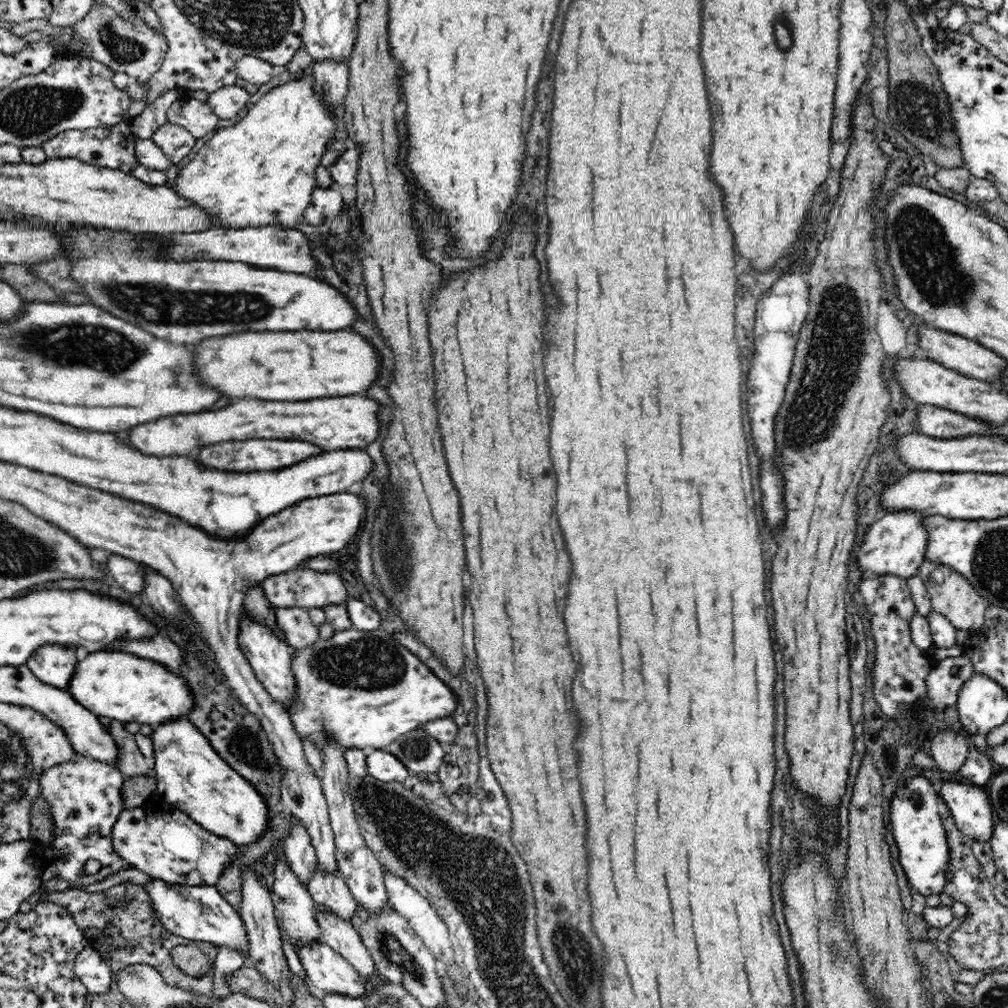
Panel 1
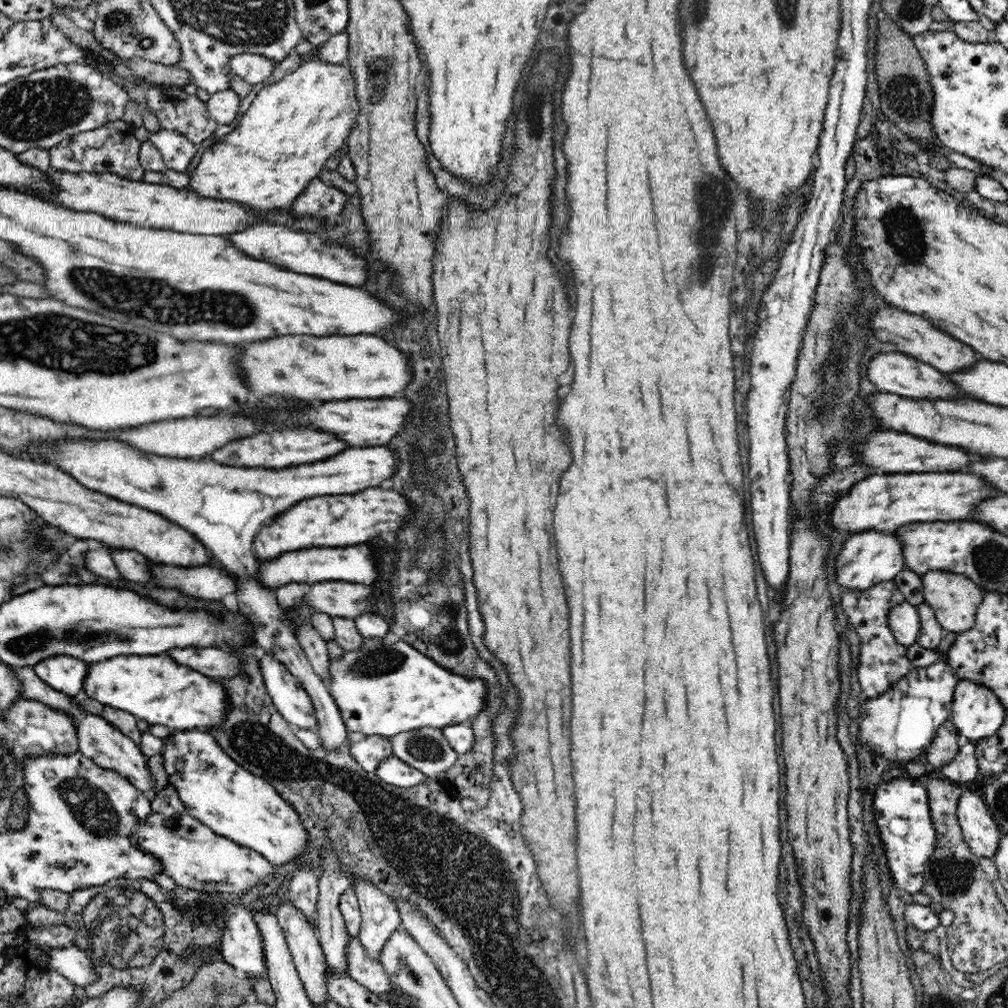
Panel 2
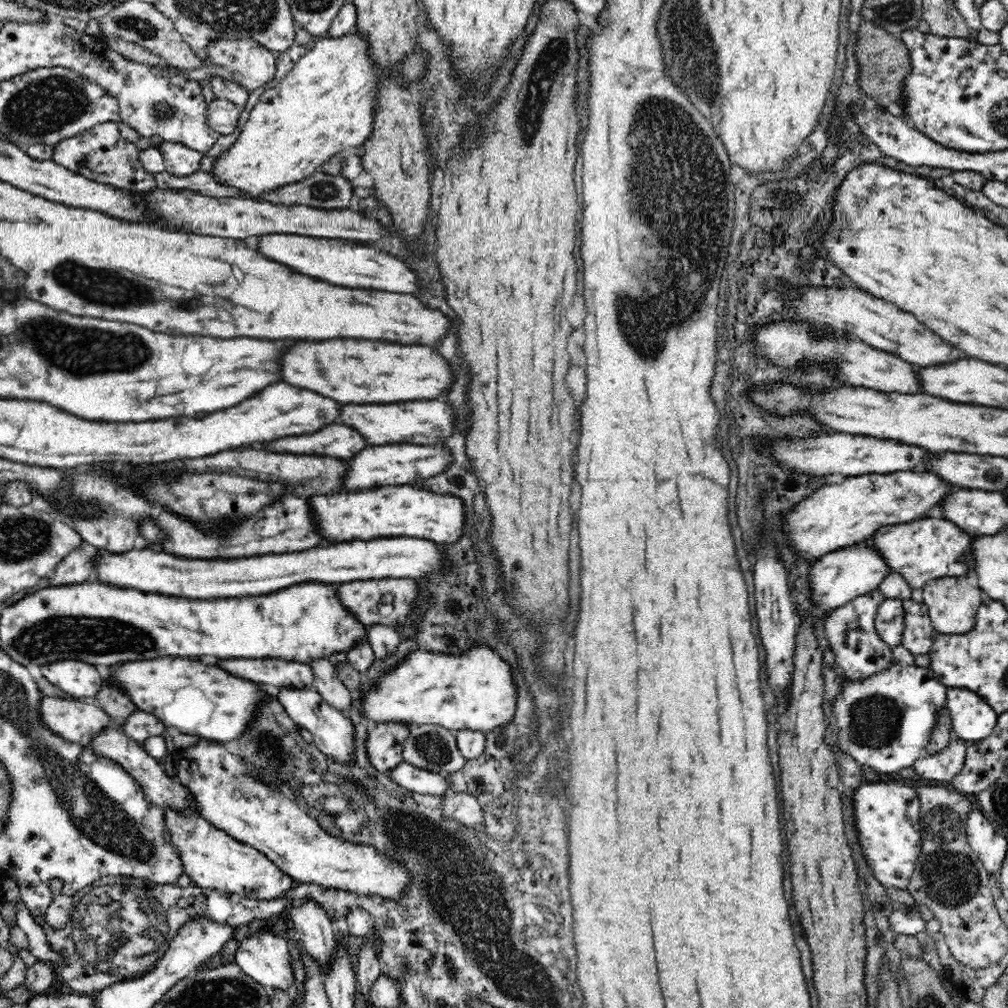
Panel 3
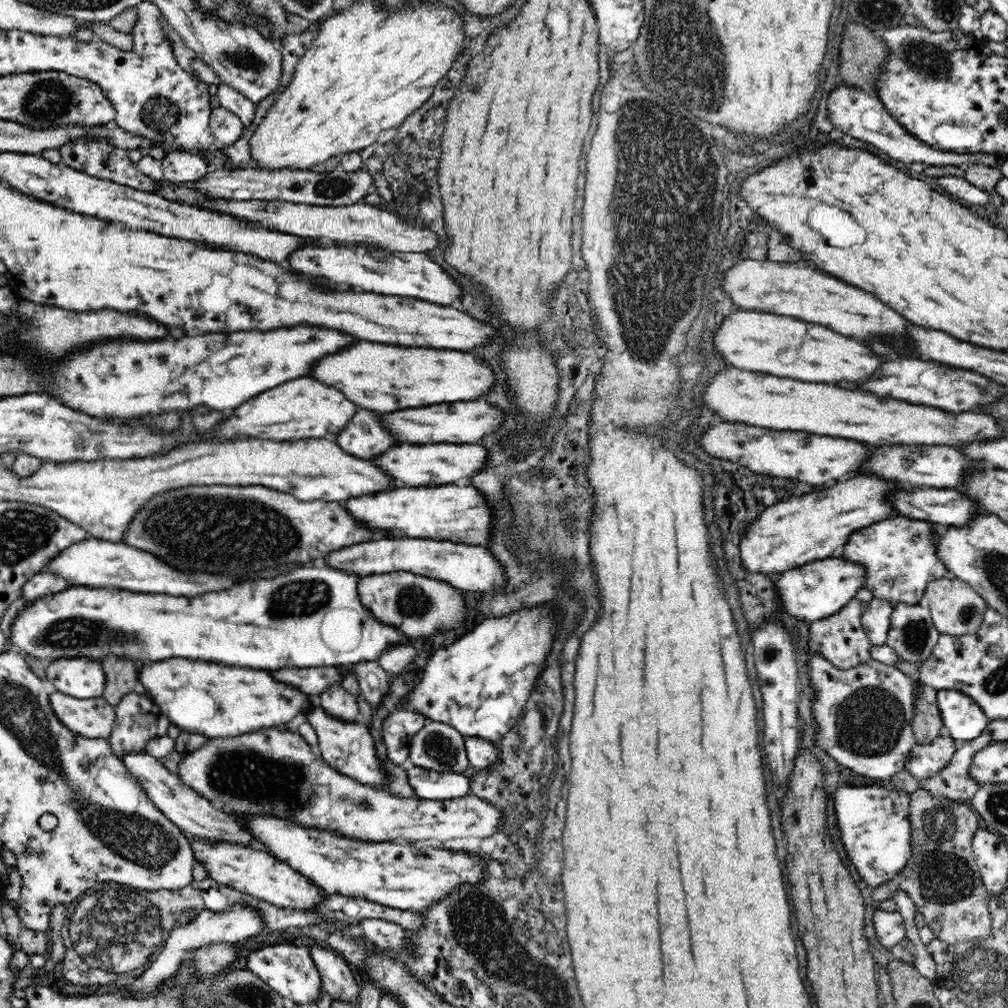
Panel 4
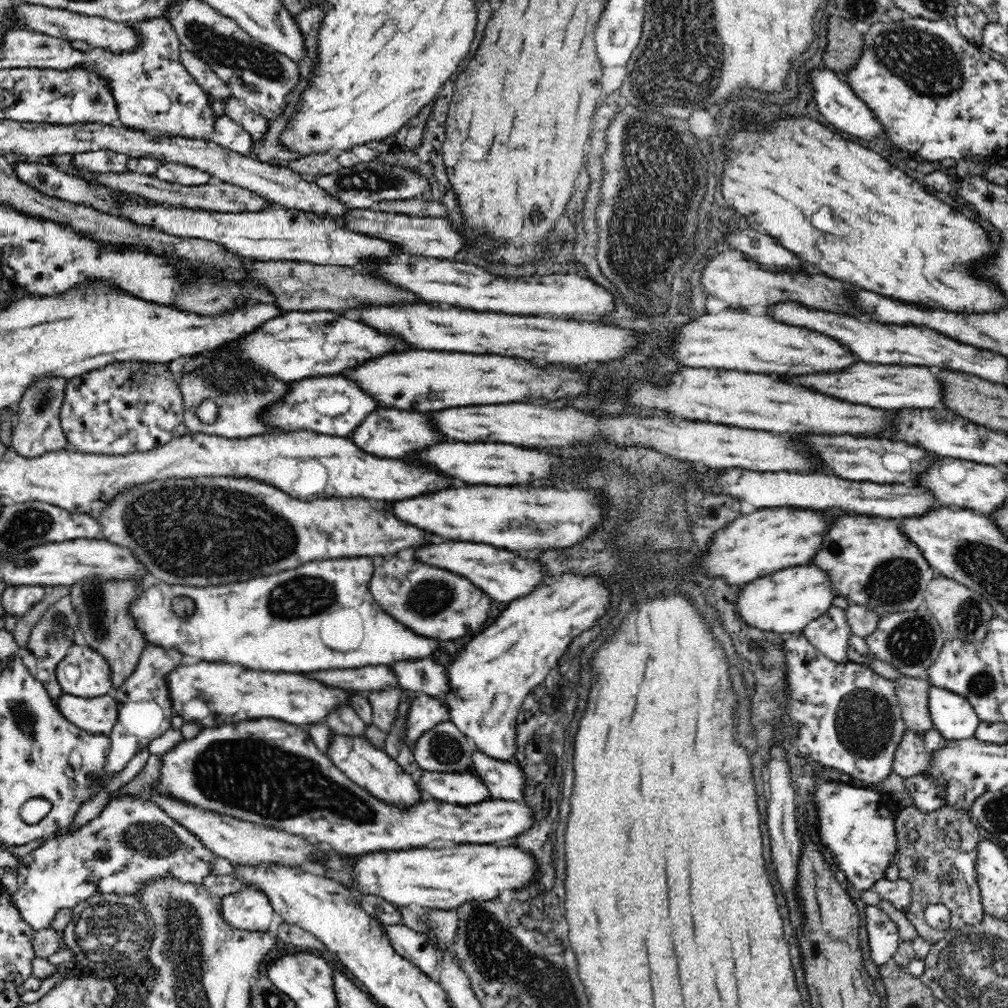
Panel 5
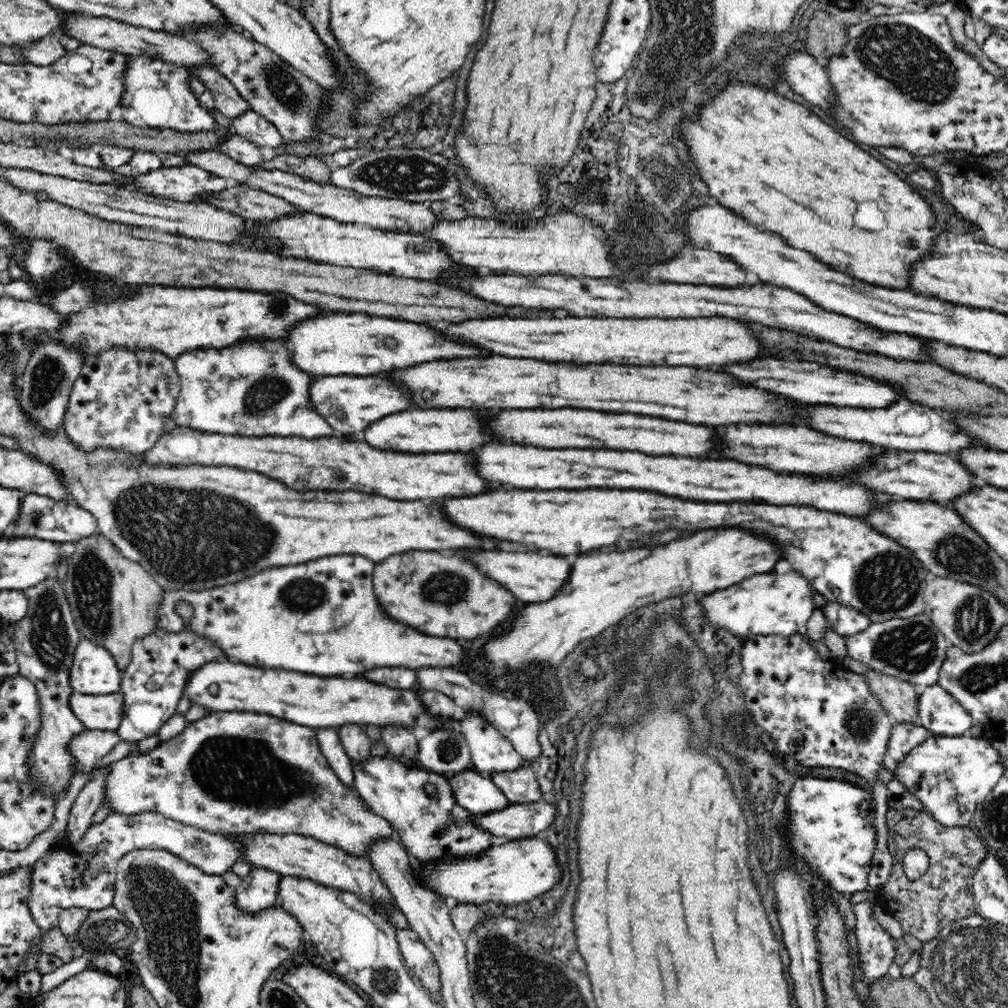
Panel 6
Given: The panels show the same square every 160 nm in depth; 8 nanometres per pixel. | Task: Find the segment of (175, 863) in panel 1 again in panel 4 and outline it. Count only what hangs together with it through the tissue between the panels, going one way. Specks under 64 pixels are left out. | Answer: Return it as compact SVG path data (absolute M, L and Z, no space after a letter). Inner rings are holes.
M189 835L195 860L203 862L210 878L222 885L227 885L239 892L258 898L273 907L289 908L310 914L318 912L318 908L329 898L326 890L314 885L309 877L292 868L285 861L278 860L270 852L258 851L252 847L237 846L234 843L207 844Z

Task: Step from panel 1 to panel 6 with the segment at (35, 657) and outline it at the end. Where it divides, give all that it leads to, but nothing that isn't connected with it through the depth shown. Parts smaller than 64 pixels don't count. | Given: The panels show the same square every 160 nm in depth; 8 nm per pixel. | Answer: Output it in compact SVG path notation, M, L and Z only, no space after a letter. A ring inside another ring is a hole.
M81 638L70 675L73 692L87 695L120 692L121 669L112 653L97 641Z

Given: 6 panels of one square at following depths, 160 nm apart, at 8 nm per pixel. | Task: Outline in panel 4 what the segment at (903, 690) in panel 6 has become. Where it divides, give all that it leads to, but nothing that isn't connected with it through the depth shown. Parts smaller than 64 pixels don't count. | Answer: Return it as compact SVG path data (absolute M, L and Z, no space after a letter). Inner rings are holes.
M920 682L920 697L914 702L912 728L916 742L926 744L940 736L943 722L939 714L935 688Z

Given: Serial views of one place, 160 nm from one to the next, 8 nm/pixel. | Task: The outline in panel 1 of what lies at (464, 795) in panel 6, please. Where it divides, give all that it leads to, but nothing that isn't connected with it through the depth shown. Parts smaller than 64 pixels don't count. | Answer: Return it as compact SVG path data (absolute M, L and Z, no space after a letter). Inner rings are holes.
M377 749L366 758L367 775L386 783L403 782L410 772L394 754Z

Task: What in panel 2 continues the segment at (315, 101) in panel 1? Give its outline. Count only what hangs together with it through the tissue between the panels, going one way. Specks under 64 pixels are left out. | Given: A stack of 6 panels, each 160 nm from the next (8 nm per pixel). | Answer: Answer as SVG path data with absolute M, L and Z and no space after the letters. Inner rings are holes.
M310 60L299 66L270 86L259 90L248 110L240 116L240 121L230 127L229 134L223 136L212 148L204 151L200 163L192 174L188 188L199 195L214 200L232 200L240 204L252 205L256 210L274 209L290 212L290 204L324 169L330 154L340 150L344 140L348 140L360 118L360 101L357 99L357 83L354 72L348 64L333 64L332 61Z

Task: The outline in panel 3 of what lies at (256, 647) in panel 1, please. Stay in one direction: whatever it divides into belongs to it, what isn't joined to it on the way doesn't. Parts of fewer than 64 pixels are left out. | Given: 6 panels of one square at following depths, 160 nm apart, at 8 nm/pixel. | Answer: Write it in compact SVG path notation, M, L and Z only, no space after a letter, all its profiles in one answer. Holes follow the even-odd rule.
M289 683L286 688L279 690L276 698L282 704L288 716L301 728L313 734L313 744L324 756L335 759L335 763L348 764L352 762L354 750L354 725L351 720L344 717L337 708L330 706L322 695L312 689L301 689L297 683Z

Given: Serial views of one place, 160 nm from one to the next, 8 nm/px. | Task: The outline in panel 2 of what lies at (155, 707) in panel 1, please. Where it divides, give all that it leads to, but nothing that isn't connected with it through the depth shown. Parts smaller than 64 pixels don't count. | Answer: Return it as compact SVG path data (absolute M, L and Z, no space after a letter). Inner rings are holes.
M116 656L114 660L104 660L102 664L90 664L90 680L85 680L85 684L84 692L92 700L98 700L100 704L114 704L114 708L133 713L151 725L164 725L174 732L218 730L224 726L232 710L230 693L222 681L204 676L204 673L178 663L170 656Z

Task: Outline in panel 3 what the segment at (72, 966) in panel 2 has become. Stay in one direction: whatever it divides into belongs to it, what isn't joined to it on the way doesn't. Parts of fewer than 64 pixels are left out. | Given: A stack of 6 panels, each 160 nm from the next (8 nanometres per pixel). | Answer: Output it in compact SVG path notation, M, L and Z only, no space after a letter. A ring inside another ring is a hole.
M22 900L14 904L16 905L16 924L28 937L27 949L30 954L36 956L38 961L52 964L55 969L58 969L63 958L58 956L58 951L50 946L39 920L30 915L30 911Z

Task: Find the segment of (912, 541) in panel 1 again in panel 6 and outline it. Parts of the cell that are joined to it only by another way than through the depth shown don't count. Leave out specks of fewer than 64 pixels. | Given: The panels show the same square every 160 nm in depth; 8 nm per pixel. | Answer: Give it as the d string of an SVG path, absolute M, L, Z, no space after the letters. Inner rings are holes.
M788 571L785 574L776 572L752 575L744 578L738 584L732 584L726 590L718 589L714 594L708 594L702 600L706 618L712 624L722 626L724 634L730 639L741 639L750 635L782 635L792 636L798 633L800 627L810 620L811 614L816 610L814 607L814 587L798 574L798 571Z

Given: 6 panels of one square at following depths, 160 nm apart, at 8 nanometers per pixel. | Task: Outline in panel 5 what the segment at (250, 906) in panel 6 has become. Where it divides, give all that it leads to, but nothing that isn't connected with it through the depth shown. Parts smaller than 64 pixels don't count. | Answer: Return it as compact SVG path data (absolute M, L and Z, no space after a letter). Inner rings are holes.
M252 885L241 892L224 896L221 908L230 925L247 930L270 928L278 920L270 899Z

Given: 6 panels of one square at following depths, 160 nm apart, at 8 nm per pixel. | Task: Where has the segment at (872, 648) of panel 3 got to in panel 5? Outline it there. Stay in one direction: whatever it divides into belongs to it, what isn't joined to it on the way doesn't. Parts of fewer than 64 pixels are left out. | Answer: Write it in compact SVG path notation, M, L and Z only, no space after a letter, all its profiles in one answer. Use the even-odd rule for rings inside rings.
M832 605L803 628L803 634L810 644L830 660L842 664L849 661L848 640L853 635L843 613L844 609Z

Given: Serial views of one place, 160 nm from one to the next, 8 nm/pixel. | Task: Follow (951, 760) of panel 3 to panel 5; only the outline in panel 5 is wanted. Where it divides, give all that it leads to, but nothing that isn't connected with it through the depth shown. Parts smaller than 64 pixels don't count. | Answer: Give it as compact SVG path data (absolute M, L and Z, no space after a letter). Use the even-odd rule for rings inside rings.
M934 728L926 729L922 733L907 729L899 741L892 771L904 779L924 774L931 753L946 744L947 740Z

